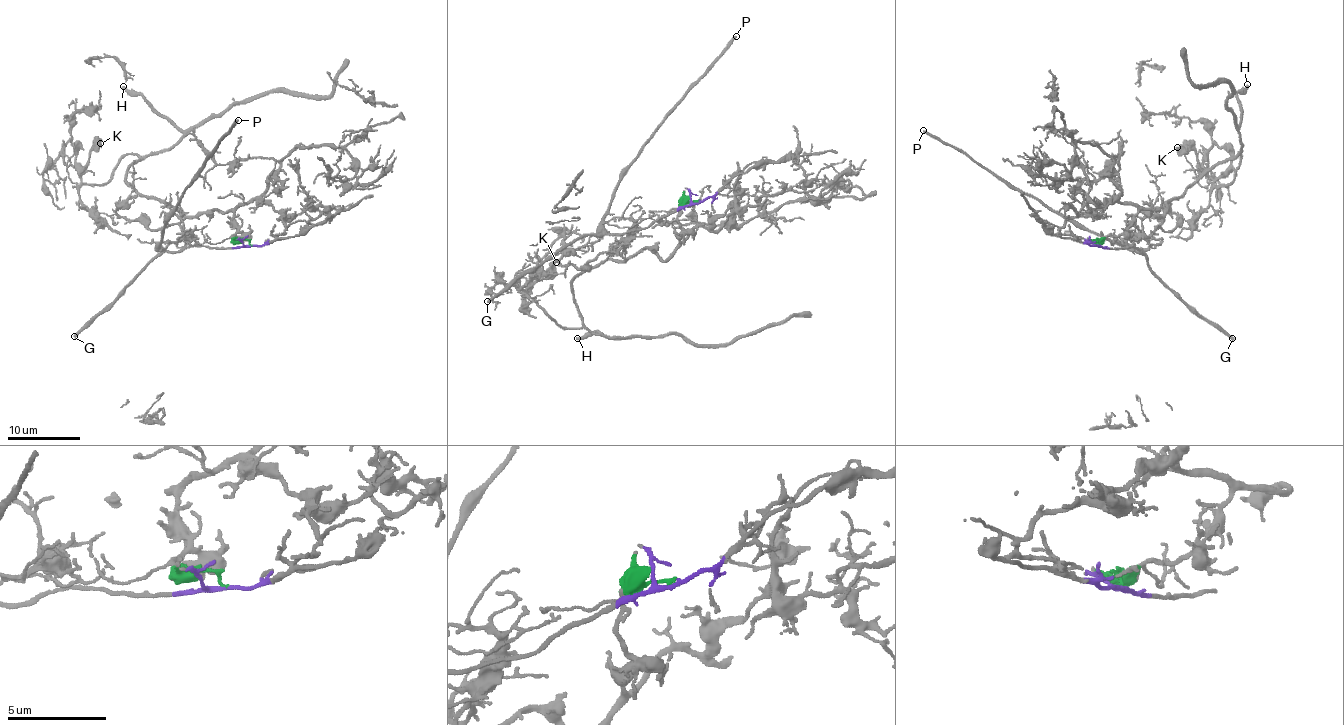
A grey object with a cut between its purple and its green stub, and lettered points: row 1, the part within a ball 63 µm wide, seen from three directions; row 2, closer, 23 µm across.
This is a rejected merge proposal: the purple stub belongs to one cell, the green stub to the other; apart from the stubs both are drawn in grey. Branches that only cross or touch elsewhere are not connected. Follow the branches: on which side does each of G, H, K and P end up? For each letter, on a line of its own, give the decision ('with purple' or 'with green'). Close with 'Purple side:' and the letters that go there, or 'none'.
G: with purple
H: with green
K: with green
P: with purple
Purple side: G, P

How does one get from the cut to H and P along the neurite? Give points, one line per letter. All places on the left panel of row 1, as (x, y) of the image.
H: (251, 244), (233, 237), (232, 211), (185, 215), (126, 179), (130, 166), (182, 134), (122, 86)
P: (251, 244), (209, 248), (176, 241), (165, 248), (161, 246), (166, 223), (184, 191), (218, 142), (238, 119)

